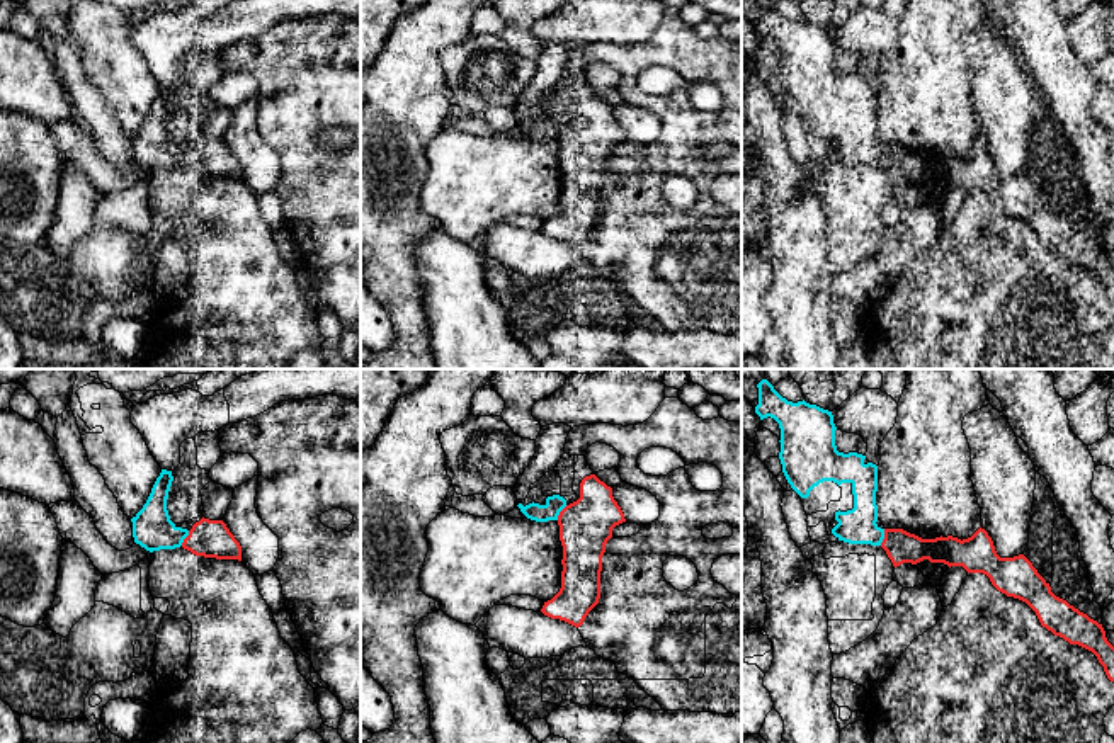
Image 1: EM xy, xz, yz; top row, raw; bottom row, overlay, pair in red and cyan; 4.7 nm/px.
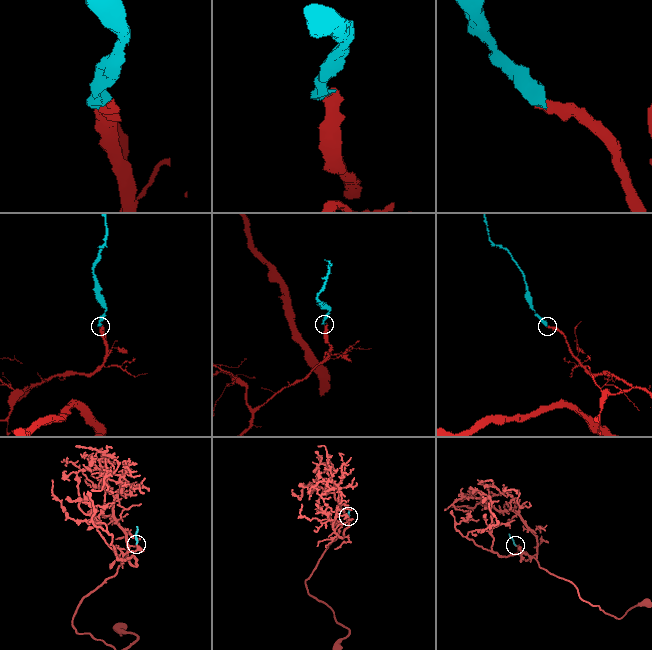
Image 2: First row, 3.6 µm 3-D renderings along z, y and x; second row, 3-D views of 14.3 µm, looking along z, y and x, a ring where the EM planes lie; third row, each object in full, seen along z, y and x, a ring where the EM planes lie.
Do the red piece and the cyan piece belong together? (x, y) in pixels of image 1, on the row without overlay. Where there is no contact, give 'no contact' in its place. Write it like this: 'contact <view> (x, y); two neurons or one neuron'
contact yz (885, 157); one neuron

